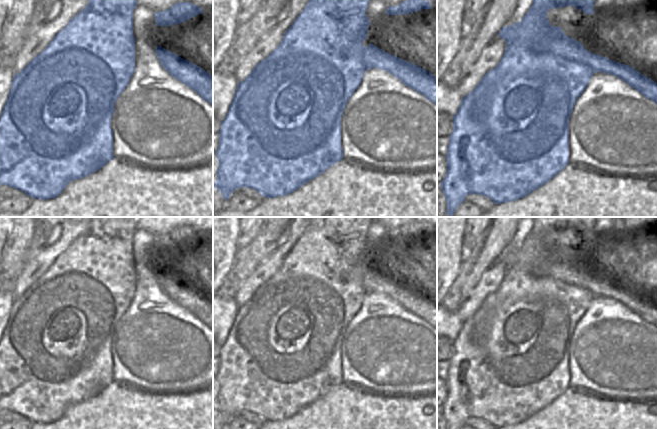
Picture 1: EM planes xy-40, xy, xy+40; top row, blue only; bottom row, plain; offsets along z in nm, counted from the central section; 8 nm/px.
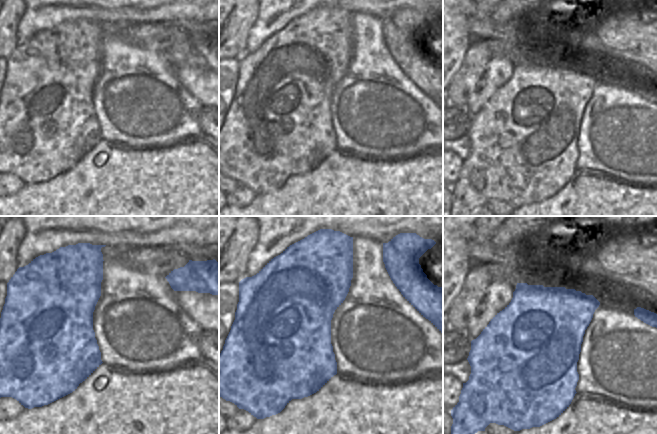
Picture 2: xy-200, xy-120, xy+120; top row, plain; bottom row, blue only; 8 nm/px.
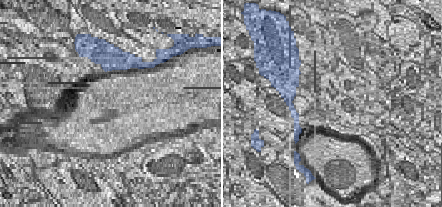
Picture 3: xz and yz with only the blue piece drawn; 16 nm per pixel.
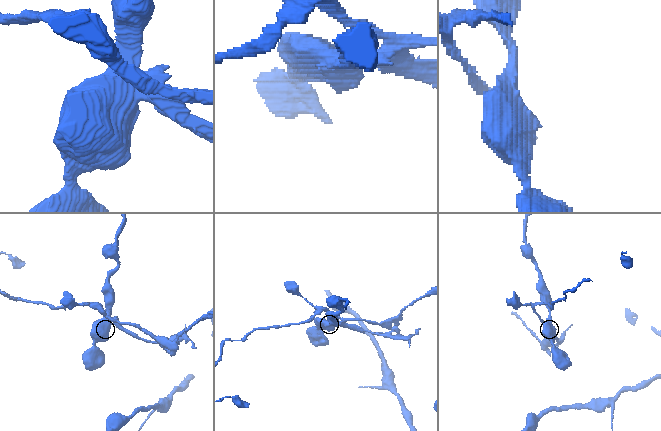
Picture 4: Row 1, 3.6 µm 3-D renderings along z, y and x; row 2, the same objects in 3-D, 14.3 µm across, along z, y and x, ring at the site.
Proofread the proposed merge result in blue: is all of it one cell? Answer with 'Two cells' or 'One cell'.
Two cells

